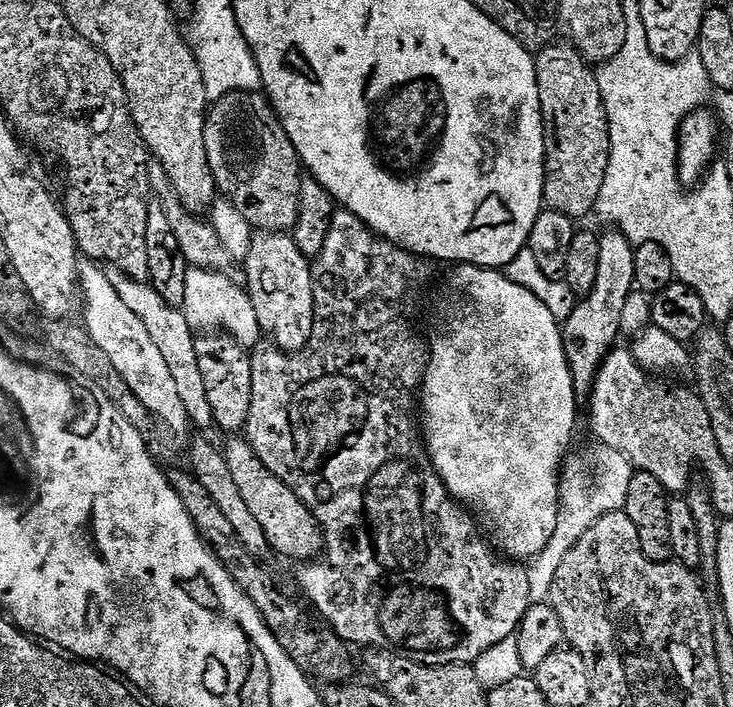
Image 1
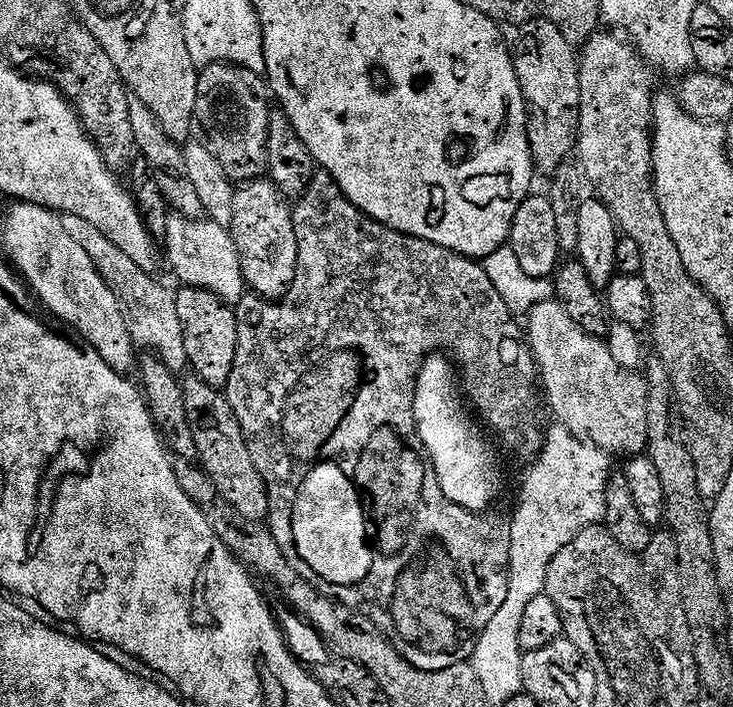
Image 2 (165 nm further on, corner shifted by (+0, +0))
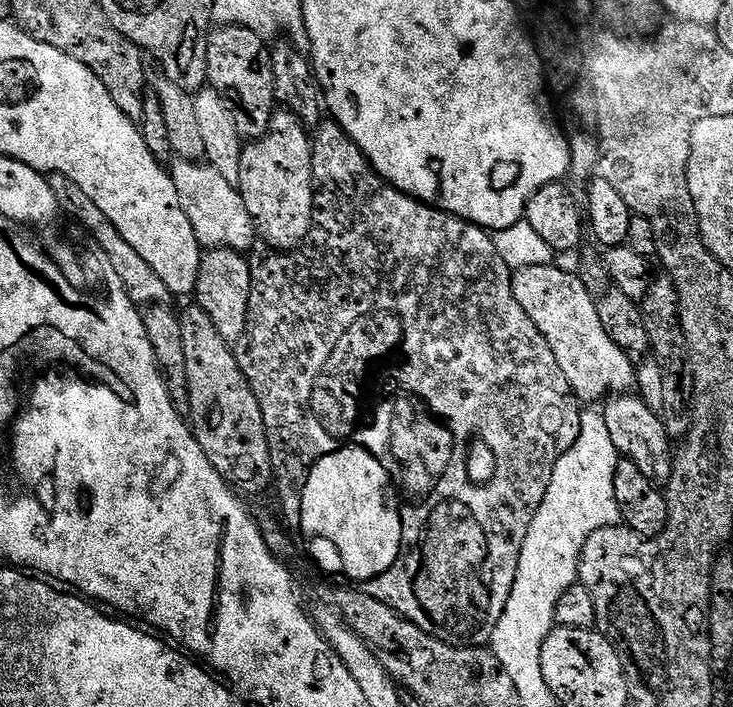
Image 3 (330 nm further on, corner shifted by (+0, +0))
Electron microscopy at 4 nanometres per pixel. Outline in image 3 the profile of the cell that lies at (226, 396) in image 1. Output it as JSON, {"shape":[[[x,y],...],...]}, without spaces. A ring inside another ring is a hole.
{"shape":[[[213,249],[201,255],[198,266],[194,304],[209,316],[214,330],[227,342],[239,340],[248,325],[248,299],[254,294],[254,288],[252,272],[244,258],[231,249]]]}

